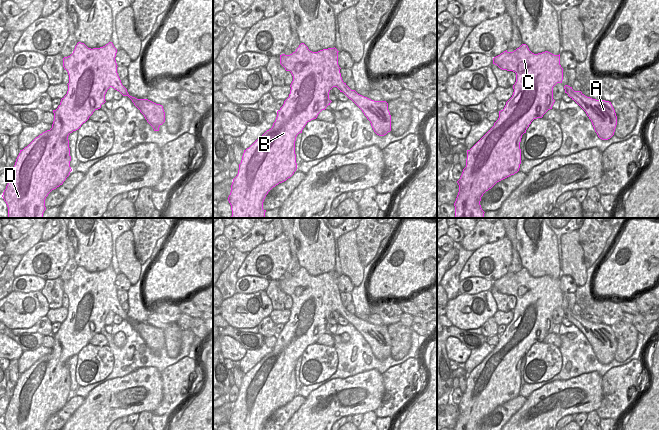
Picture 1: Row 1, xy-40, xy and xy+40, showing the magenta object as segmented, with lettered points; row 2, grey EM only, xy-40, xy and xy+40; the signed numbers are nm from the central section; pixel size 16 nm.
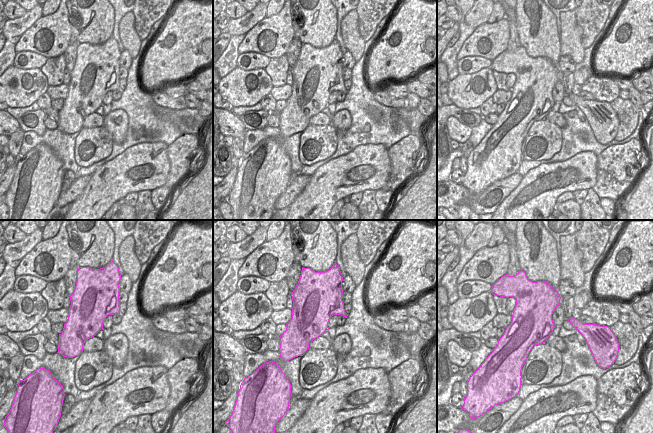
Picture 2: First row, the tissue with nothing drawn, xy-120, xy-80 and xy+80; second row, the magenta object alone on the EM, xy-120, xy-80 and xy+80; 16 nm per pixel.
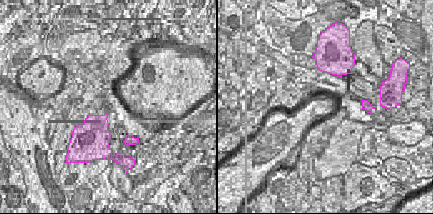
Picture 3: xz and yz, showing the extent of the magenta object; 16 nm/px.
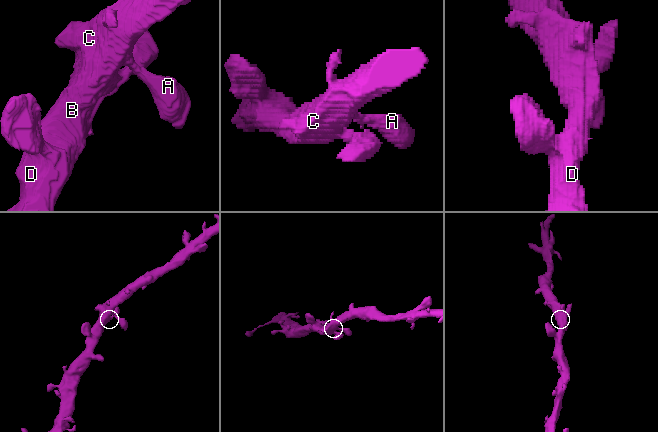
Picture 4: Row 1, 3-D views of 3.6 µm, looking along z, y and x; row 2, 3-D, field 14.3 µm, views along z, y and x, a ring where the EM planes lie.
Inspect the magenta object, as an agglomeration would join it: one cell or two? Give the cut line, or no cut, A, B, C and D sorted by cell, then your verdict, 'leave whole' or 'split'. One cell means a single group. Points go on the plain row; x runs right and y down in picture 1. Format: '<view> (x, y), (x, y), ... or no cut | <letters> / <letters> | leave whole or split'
no cut | A B C D | leave whole

